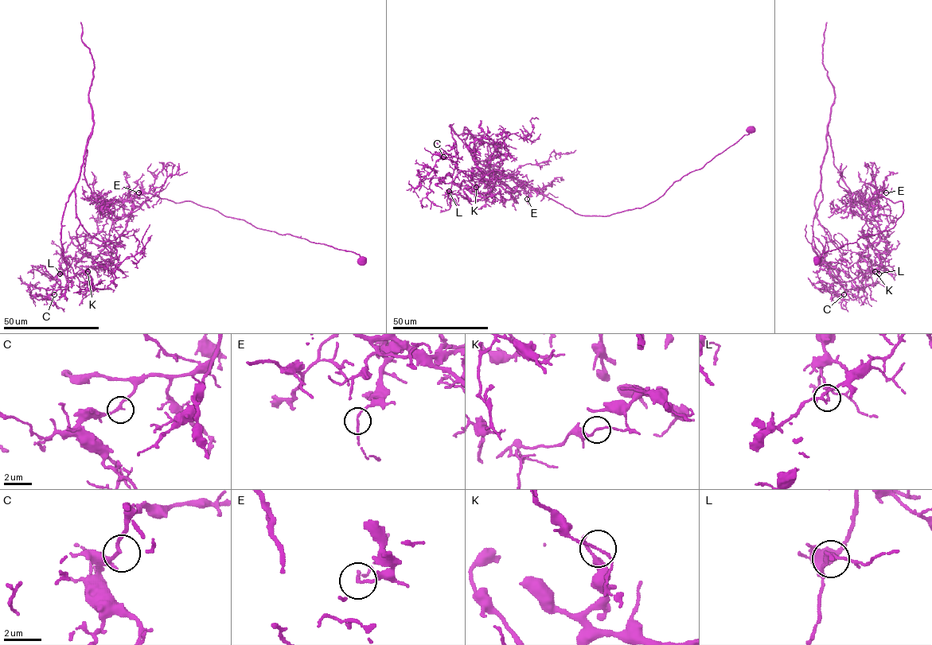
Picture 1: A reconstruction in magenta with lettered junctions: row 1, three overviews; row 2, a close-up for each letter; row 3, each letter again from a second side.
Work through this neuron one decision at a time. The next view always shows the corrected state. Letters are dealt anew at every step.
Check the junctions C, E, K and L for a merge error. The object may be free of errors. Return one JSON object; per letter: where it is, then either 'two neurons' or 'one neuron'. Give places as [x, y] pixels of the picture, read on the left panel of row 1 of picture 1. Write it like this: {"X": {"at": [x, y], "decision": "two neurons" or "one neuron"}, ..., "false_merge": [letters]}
{"C": {"at": [54, 294], "decision": "one neuron"}, "E": {"at": [138, 192], "decision": "one neuron"}, "K": {"at": [87, 271], "decision": "two neurons"}, "L": {"at": [60, 273], "decision": "one neuron"}, "false_merge": ["K"]}

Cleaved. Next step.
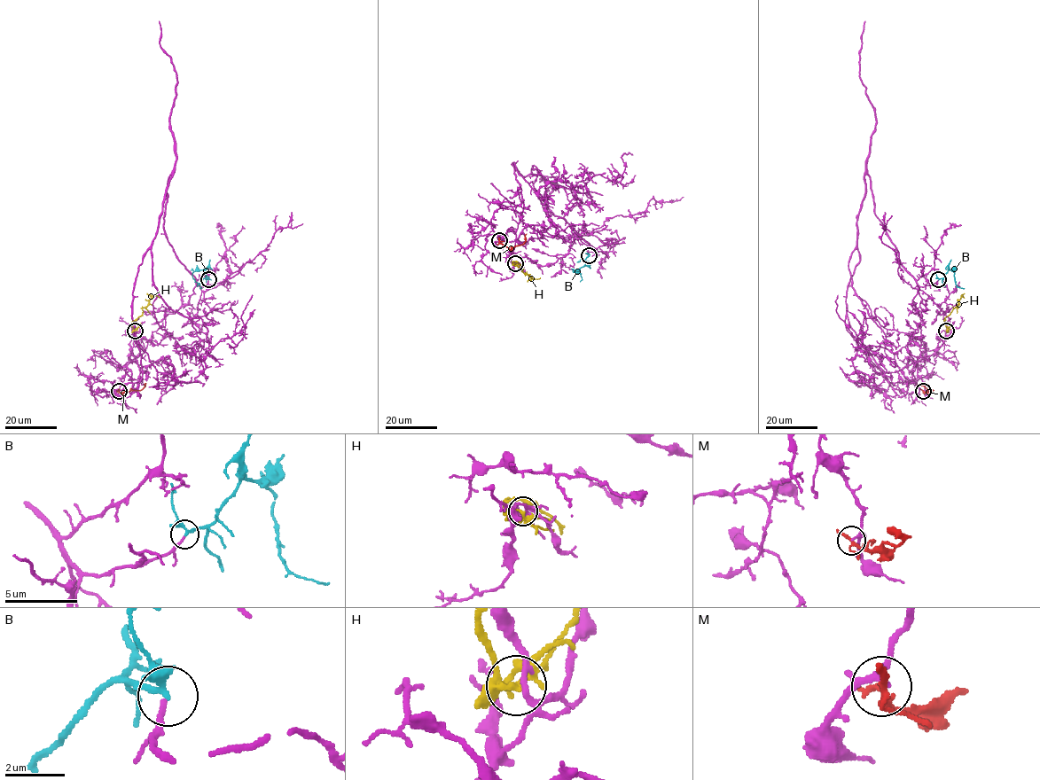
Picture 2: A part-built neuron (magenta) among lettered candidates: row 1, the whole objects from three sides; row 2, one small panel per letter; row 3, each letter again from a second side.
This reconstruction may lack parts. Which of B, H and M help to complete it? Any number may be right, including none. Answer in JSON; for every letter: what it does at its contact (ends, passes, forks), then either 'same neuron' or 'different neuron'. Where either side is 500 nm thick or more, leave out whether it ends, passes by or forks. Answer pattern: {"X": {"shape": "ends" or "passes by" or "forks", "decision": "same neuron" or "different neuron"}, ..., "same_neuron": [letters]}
{"B": {"shape": "passes by", "decision": "same neuron"}, "H": {"shape": "forks", "decision": "different neuron"}, "M": {"shape": "passes by", "decision": "different neuron"}, "same_neuron": ["B"]}

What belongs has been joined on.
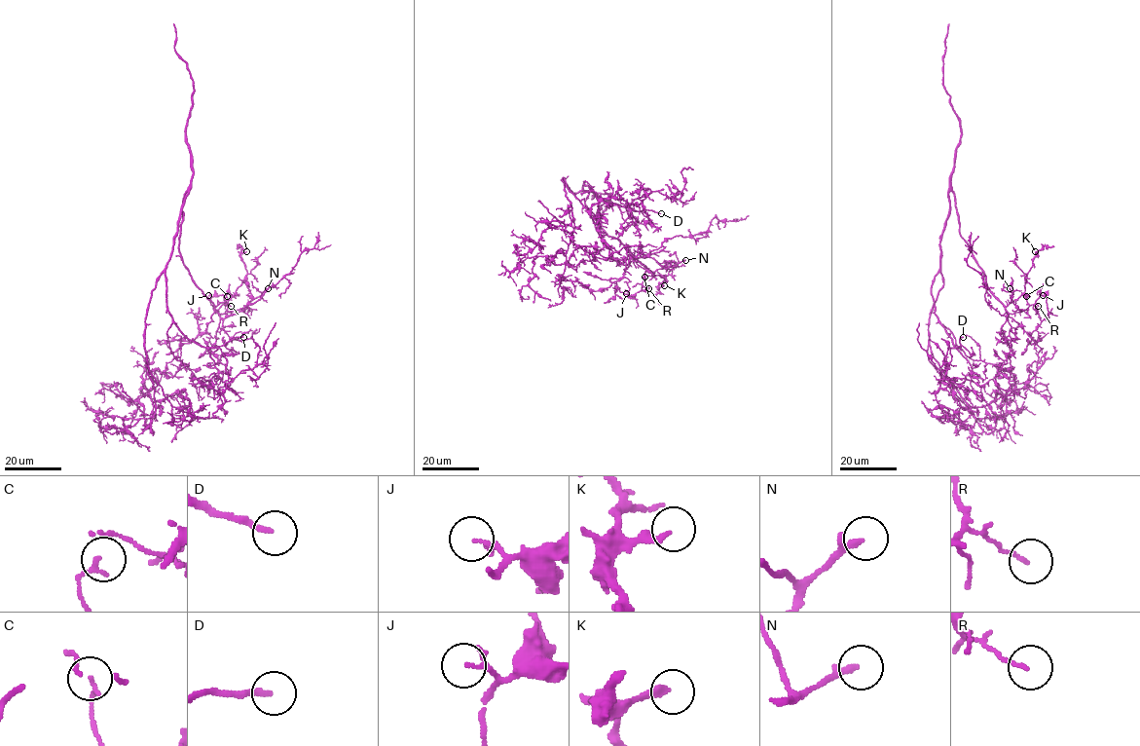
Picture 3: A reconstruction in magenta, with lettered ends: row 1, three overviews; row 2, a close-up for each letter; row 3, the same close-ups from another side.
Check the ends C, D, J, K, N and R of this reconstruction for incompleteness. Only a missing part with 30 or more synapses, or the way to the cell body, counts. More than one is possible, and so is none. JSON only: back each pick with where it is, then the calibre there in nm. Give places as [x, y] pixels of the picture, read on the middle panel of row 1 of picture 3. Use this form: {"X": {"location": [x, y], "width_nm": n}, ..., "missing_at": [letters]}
{"D": {"location": [661, 213], "width_nm": 180}, "K": {"location": [664, 285], "width_nm": 190}, "N": {"location": [685, 260], "width_nm": 200}, "missing_at": ["D", "K", "N"]}

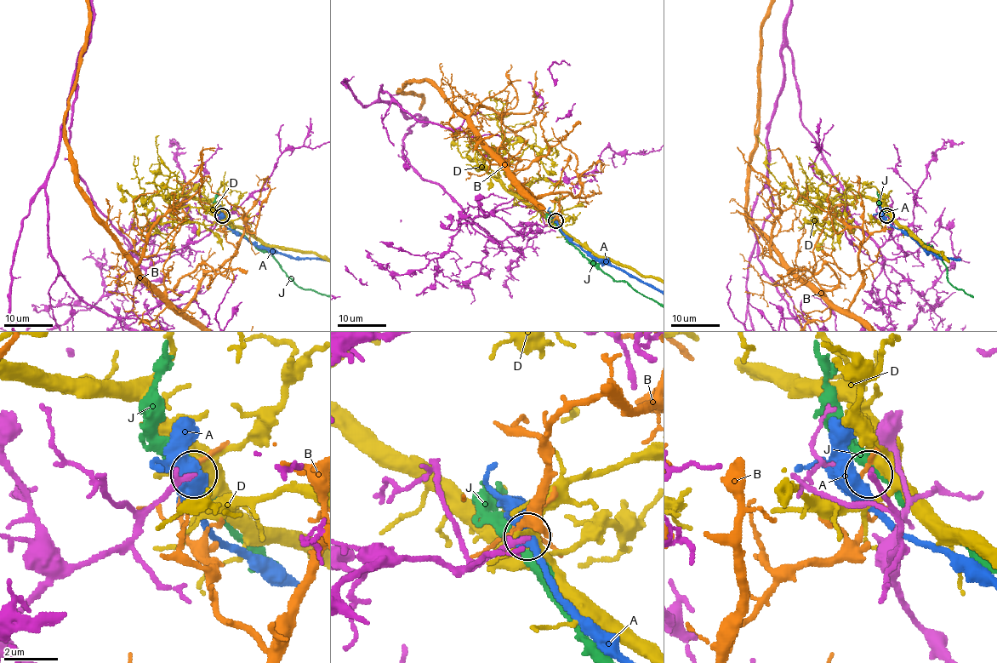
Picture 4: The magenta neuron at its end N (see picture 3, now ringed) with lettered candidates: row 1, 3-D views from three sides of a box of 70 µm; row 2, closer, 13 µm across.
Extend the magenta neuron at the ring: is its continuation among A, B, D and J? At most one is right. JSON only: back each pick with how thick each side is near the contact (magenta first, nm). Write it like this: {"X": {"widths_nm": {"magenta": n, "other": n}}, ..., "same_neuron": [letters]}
{"same_neuron": []}

